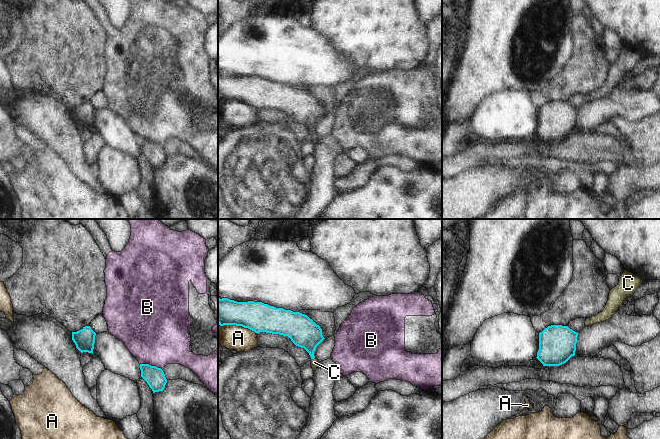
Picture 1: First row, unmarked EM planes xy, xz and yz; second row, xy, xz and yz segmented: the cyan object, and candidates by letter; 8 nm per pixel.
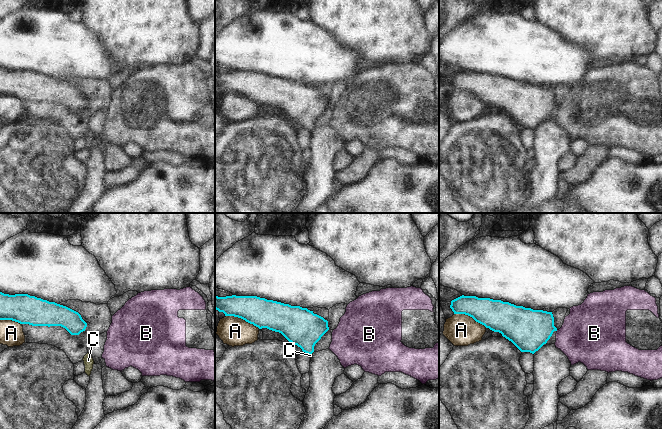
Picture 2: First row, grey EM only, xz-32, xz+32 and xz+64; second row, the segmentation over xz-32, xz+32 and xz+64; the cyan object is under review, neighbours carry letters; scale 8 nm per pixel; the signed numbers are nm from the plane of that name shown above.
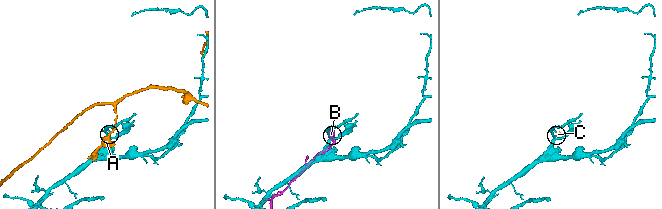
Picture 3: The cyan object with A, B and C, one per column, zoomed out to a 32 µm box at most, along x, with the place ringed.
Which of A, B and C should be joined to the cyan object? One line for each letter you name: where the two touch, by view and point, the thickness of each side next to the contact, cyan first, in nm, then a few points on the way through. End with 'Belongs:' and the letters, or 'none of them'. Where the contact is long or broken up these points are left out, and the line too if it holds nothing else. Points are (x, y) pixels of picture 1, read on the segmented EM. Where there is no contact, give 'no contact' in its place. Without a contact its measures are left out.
C: contact xz (312, 358); calibres 240 and 60 nm; way xz (303, 332), (309, 338), (312, 358), (314, 362)
Belongs: C

